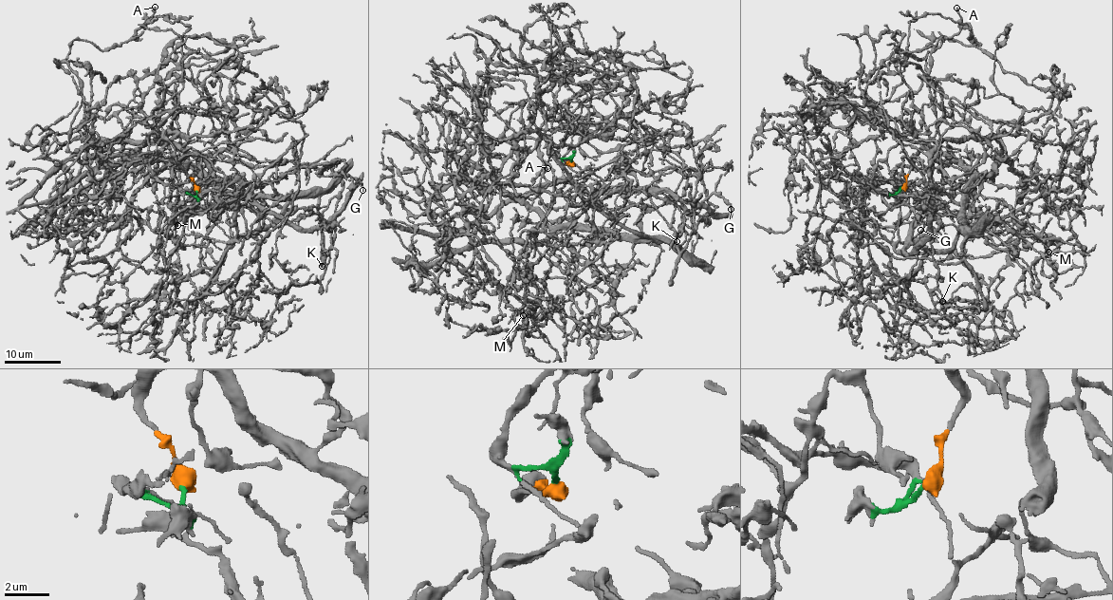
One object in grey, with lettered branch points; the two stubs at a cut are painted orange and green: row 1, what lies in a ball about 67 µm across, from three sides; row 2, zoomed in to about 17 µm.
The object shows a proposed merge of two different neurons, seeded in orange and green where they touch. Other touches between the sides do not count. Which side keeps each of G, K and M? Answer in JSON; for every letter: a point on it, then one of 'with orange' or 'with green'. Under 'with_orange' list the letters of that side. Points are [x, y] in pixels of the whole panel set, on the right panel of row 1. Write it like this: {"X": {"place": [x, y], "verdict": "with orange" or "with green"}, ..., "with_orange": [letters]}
{"G": {"place": [920, 230], "verdict": "with orange"}, "K": {"place": [942, 301], "verdict": "with green"}, "M": {"place": [1048, 252], "verdict": "with green"}, "with_orange": ["G"]}

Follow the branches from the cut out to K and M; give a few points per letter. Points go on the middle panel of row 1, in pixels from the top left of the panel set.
K: (570, 162), (590, 99), (619, 94), (608, 139), (551, 157), (624, 225), (680, 252), (695, 230), (677, 241)
M: (570, 162), (619, 94), (608, 139), (551, 147), (602, 182), (600, 236), (523, 297), (518, 270), (523, 315)

